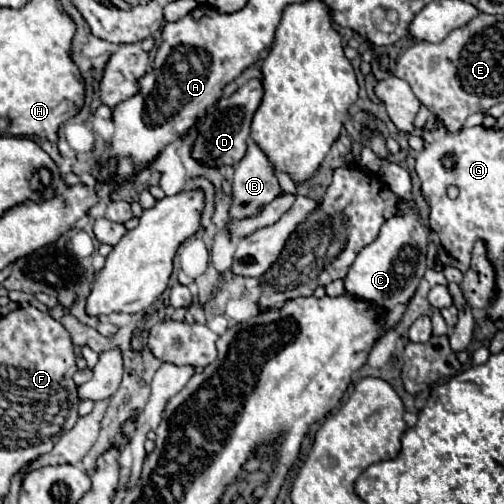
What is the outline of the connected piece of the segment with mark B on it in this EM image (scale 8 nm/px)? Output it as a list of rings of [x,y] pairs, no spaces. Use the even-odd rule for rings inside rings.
[[[250,139],[246,155],[238,161],[234,171],[230,219],[240,221],[258,217],[278,195],[280,187],[272,165],[260,147]]]

